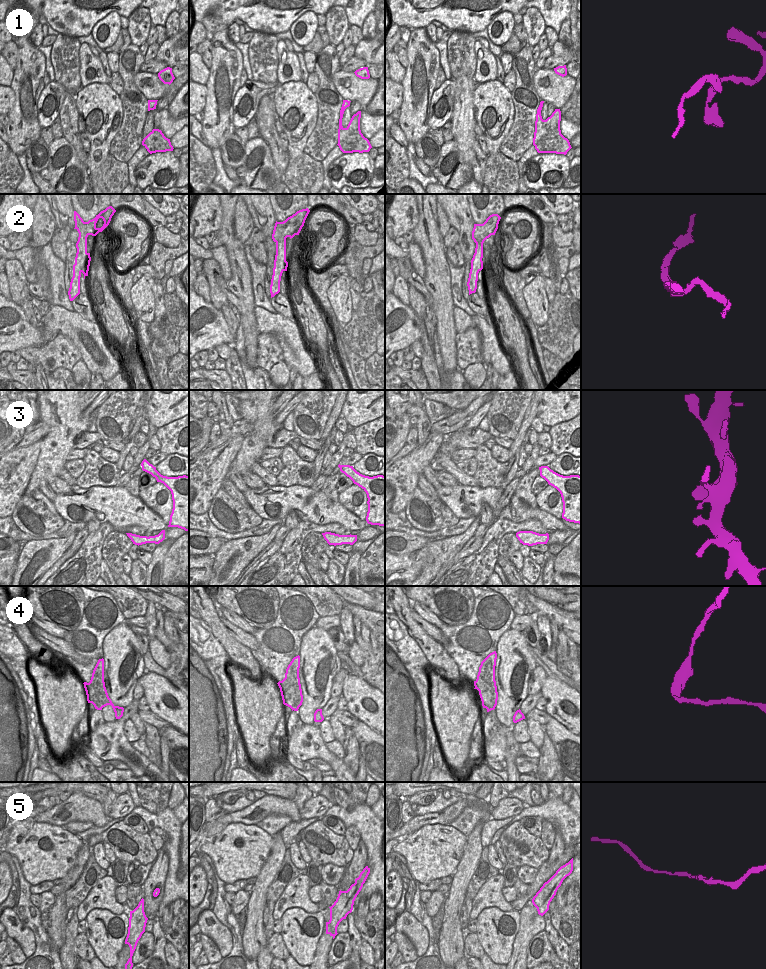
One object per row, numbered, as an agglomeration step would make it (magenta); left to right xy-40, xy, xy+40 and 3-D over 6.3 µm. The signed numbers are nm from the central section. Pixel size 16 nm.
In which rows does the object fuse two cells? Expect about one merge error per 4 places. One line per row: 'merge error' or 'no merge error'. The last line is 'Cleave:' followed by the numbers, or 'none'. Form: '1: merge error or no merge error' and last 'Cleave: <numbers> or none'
1: no merge error
2: merge error
3: no merge error
4: no merge error
5: no merge error
Cleave: 2

